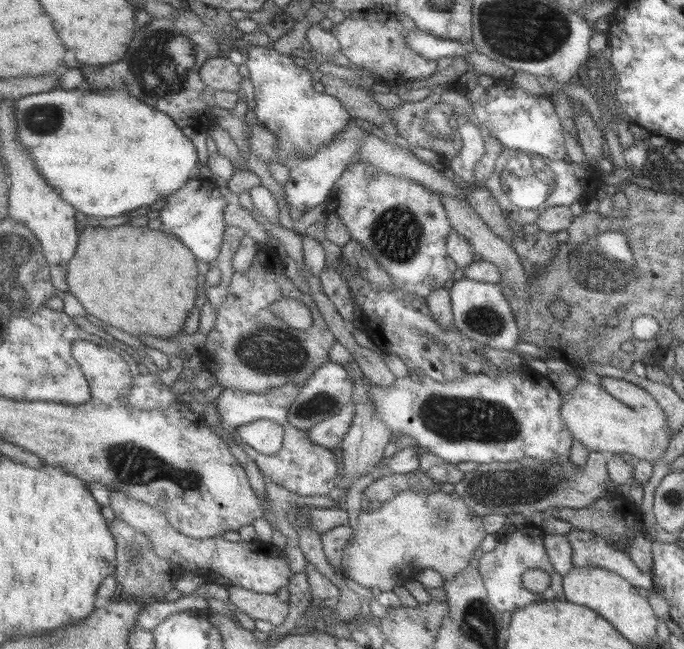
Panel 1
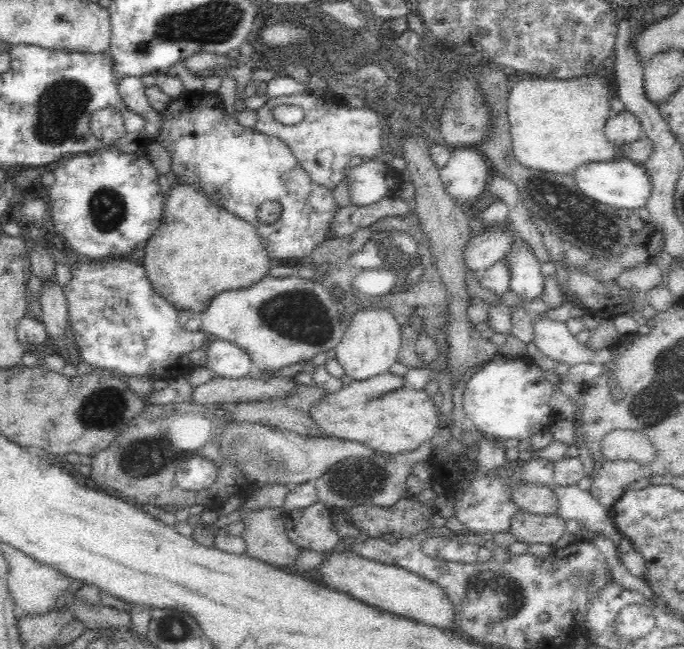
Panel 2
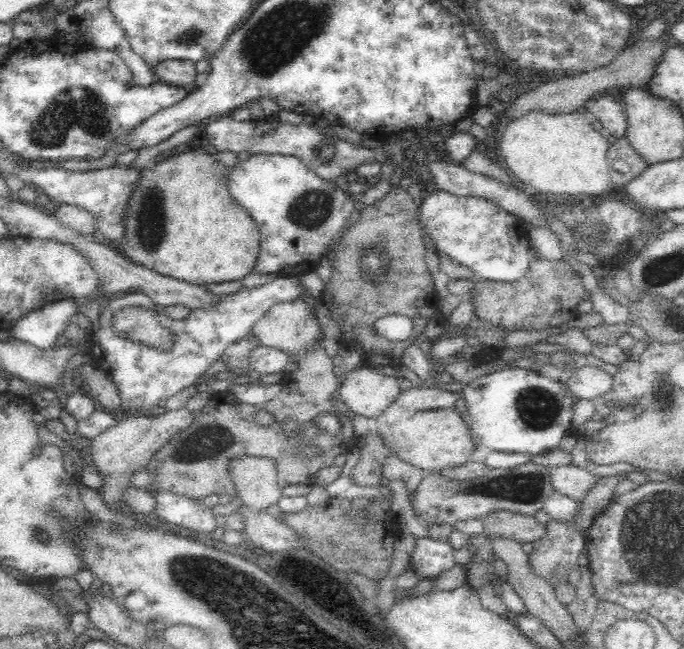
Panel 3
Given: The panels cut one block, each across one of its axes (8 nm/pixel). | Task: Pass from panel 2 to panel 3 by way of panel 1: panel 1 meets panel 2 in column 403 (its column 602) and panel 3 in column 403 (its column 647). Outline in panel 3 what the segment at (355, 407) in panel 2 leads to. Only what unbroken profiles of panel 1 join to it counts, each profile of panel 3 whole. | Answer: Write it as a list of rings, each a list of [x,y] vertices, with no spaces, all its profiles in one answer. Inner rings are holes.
[[[412,388],[398,396],[384,416],[378,420],[378,436],[384,438],[388,450],[402,458],[406,464],[420,468],[424,474],[438,474],[448,468],[466,464],[478,442],[466,424],[466,418],[458,410],[458,402],[464,400],[462,392],[446,392],[438,388]]]

